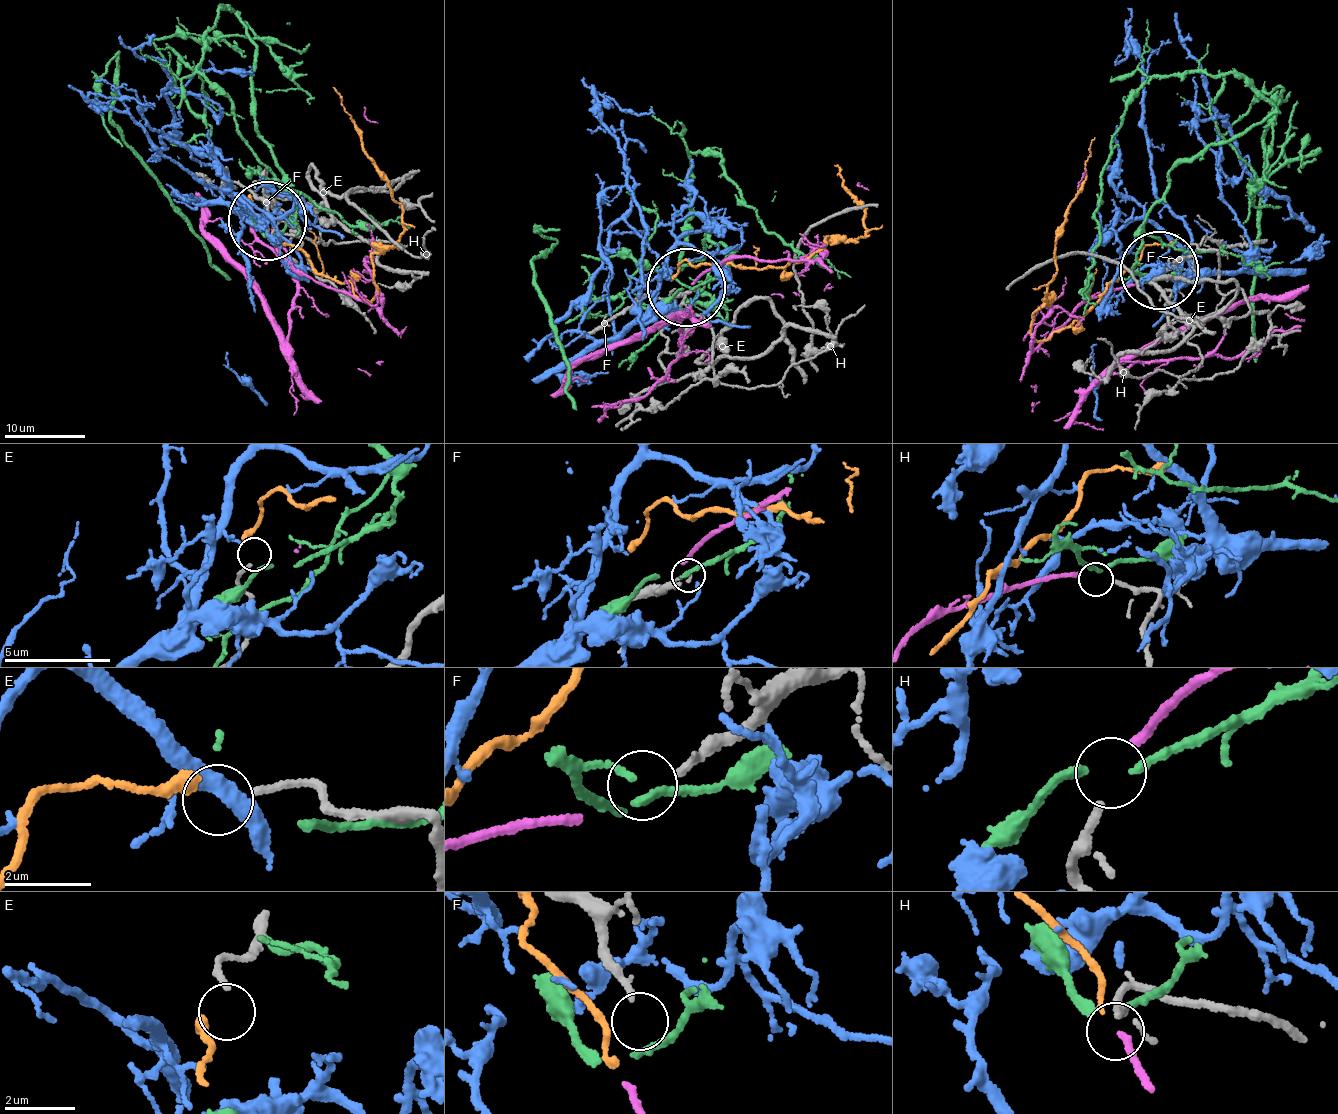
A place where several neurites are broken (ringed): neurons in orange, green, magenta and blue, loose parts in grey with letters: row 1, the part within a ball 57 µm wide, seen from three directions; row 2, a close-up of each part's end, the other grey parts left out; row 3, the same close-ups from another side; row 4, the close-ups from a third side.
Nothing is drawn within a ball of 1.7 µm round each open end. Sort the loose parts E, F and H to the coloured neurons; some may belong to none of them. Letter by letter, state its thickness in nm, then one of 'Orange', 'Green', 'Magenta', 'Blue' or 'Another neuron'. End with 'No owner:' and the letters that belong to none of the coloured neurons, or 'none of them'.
E: Thickness 150 nm. Orange
F: Thickness 200 nm. Another neuron
H: Thickness 130 nm. Magenta
No owner: F

